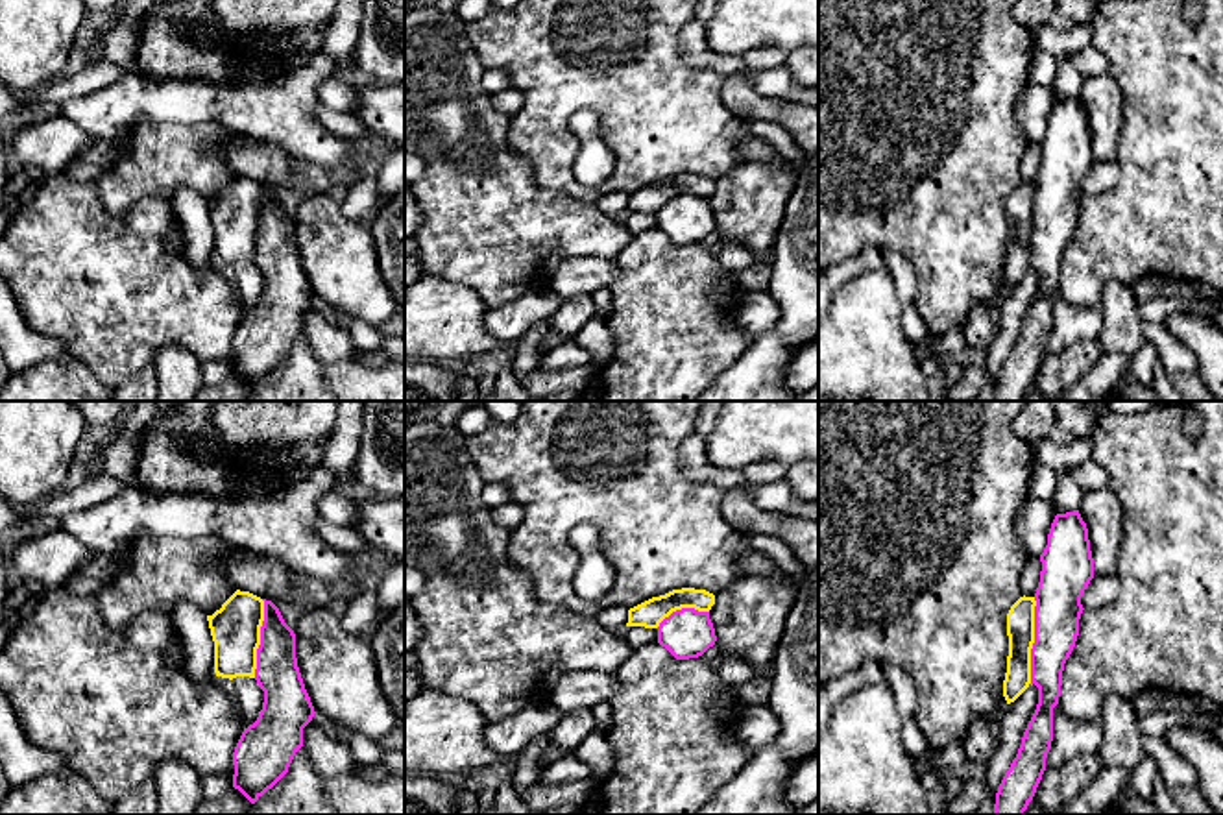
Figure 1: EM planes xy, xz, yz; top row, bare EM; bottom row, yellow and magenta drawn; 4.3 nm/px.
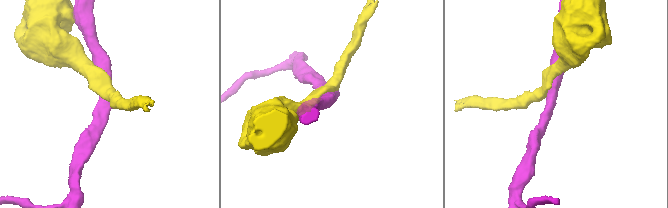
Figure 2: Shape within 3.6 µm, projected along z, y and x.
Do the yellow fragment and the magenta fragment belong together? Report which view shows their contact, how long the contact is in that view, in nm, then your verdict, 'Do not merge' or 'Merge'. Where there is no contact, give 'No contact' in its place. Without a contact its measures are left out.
Touches yellow in yz. Shared border 380 nm. Do not merge

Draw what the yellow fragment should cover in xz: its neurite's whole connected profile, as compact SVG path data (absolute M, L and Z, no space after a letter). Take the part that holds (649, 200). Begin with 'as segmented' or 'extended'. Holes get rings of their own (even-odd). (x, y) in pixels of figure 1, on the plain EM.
as segmented | M672 176L630 194L626 213L658 214L660 209L676 196L695 194L698 198L709 198L713 190L715 181L706 176Z

